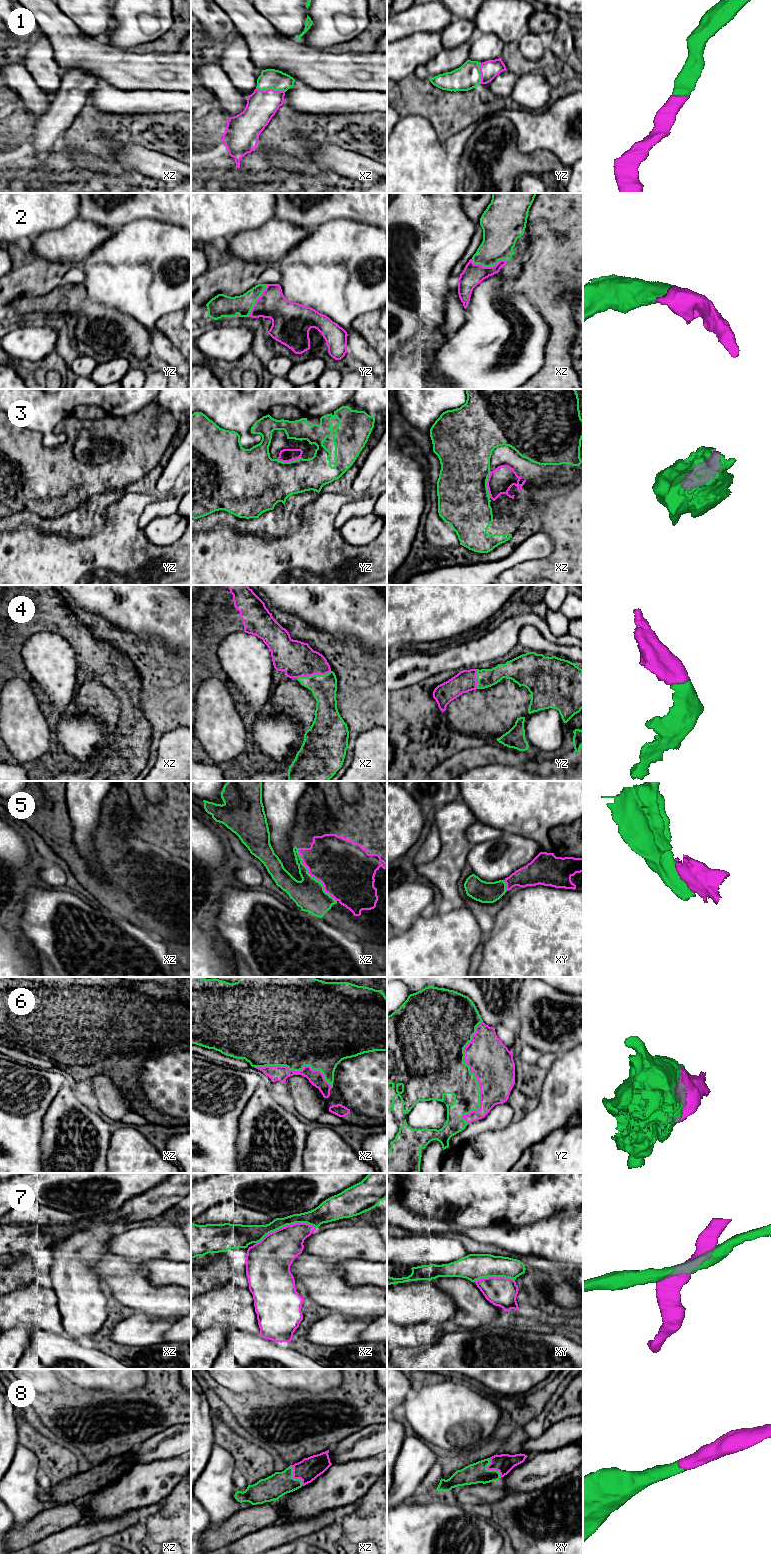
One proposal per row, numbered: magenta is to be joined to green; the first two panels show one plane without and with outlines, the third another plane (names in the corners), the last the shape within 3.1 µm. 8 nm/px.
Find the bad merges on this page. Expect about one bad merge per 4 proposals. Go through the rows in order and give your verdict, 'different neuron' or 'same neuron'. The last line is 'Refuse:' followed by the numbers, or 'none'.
1: same neuron
2: same neuron
3: same neuron
4: same neuron
5: same neuron
6: same neuron
7: different neuron
8: same neuron
Refuse: 7

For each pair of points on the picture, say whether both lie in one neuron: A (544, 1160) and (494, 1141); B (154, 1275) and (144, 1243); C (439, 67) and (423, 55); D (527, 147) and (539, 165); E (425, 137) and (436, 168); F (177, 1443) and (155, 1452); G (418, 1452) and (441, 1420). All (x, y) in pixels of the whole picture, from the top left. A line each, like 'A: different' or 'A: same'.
A: different
B: different
C: different
D: different
E: same
F: same
G: different

